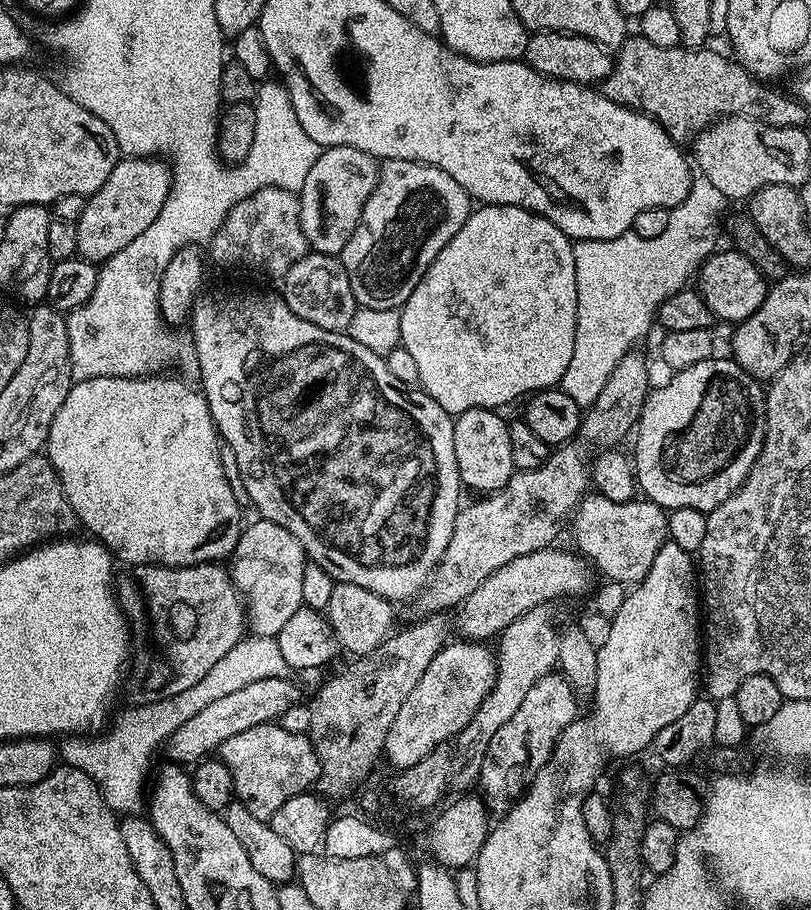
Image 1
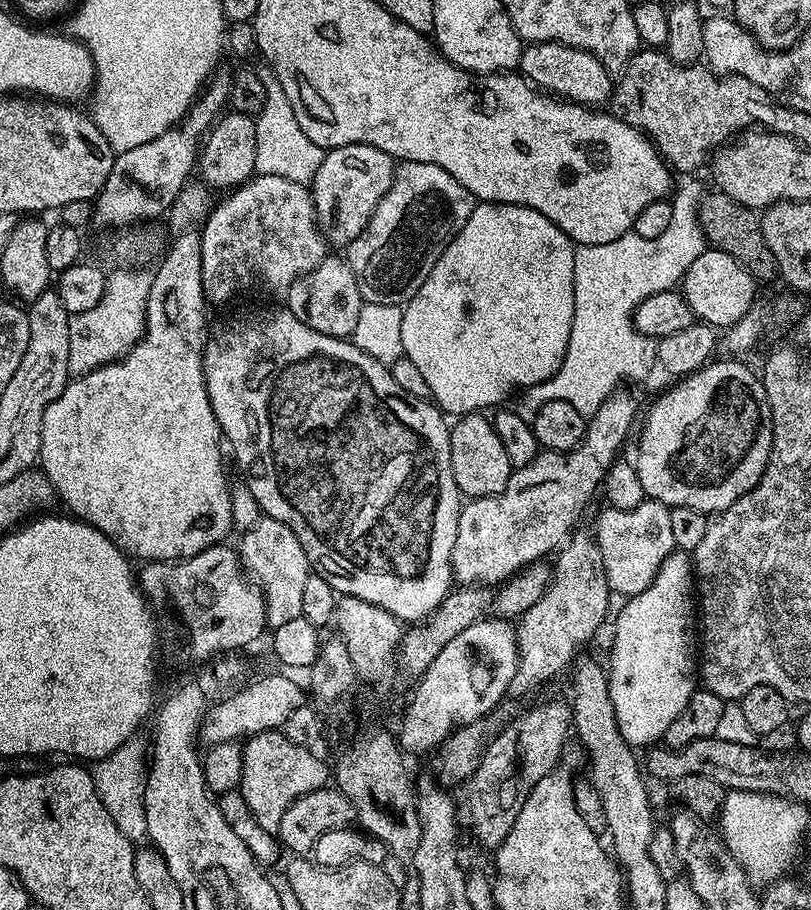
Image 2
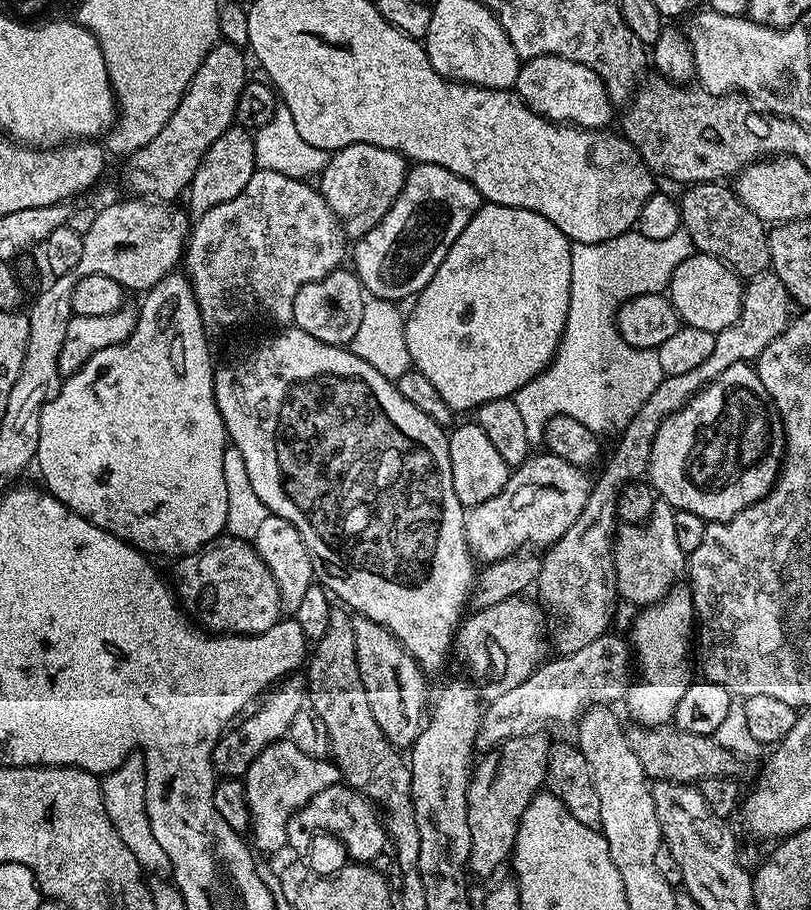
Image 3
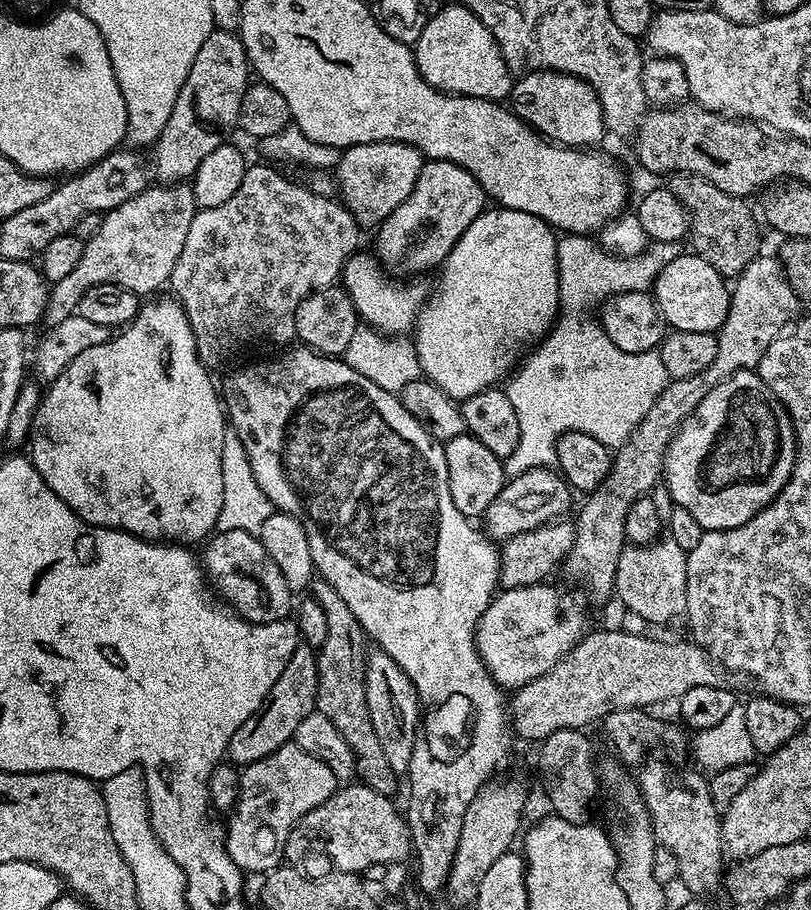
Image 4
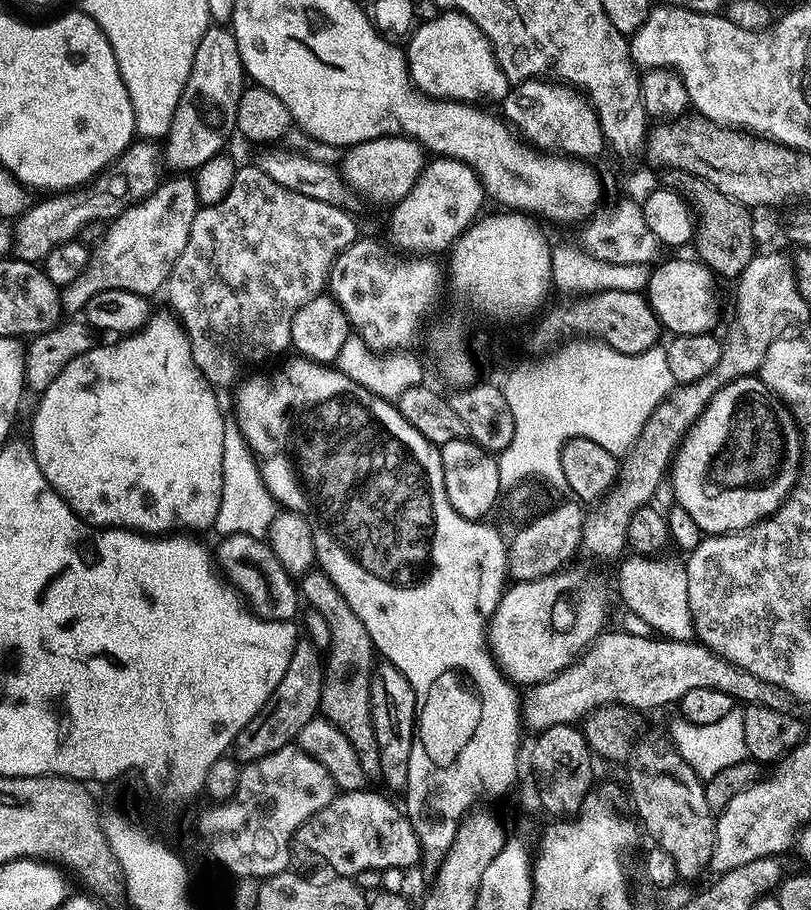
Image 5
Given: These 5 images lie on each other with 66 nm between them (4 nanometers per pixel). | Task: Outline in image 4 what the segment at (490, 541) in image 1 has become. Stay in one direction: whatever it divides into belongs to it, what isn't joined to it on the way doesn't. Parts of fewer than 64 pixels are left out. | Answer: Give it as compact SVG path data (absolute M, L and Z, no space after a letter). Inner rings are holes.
M527 468L520 476L513 476L505 483L503 490L490 502L482 517L483 527L493 541L503 542L520 532L534 530L551 520L563 517L572 504L573 489L559 471L547 468Z

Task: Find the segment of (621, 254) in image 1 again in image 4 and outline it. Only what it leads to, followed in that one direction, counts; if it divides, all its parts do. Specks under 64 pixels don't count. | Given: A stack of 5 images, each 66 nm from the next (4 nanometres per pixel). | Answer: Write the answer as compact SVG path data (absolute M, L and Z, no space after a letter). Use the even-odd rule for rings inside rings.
M564 234L557 239L558 280L560 282L560 307L566 313L580 312L583 308L599 305L619 292L648 292L655 285L658 274L675 256L681 255L679 243L649 243L637 256L615 256L592 244L587 235ZM557 319L551 331L543 337L542 343L544 345L528 361L525 359L511 373L506 384L514 414L518 414L520 431L515 450L504 460L504 471L509 477L520 476L527 468L555 465L556 439L564 432L585 432L598 438L598 442L607 444L609 449L619 448L628 441L638 422L646 418L646 410L654 406L654 398L662 394L670 379L666 374L666 366L662 366L659 351L630 354L618 350L618 346L614 346L614 342L610 342L605 334L604 327L595 319Z

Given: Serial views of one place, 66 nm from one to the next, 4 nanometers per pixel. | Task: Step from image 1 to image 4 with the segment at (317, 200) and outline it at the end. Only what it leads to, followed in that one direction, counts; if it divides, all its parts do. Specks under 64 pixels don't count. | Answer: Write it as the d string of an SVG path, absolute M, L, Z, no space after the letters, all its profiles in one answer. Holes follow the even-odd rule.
M397 140L345 148L334 169L339 199L361 229L375 229L384 223L389 214L398 210L398 206L402 206L406 198L410 198L410 190L414 190L414 182L418 182L418 174L424 163L425 157L420 155L417 148Z

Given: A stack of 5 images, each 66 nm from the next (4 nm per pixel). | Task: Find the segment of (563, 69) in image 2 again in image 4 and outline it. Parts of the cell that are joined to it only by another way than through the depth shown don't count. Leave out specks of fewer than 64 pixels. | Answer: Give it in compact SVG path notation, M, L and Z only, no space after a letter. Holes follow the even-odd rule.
M541 70L538 72L525 72L512 85L510 97L510 107L518 119L540 133L545 140L552 141L553 144L562 144L565 148L591 149L606 136L604 126L604 111L598 102L598 94L582 78L571 76L565 72L552 72Z

